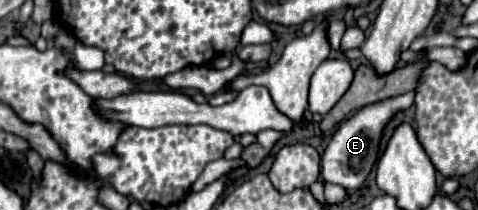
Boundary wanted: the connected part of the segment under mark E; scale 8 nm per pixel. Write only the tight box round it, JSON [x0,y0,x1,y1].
[321,90,415,192]

